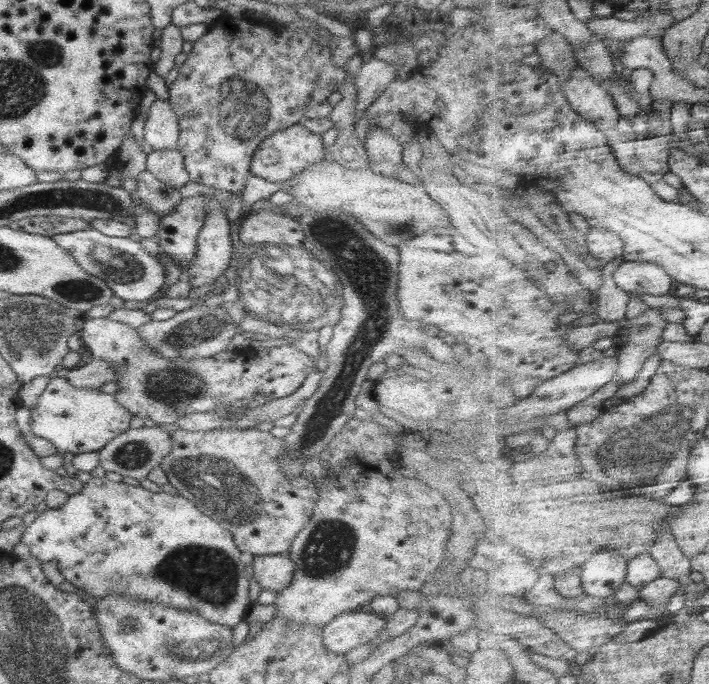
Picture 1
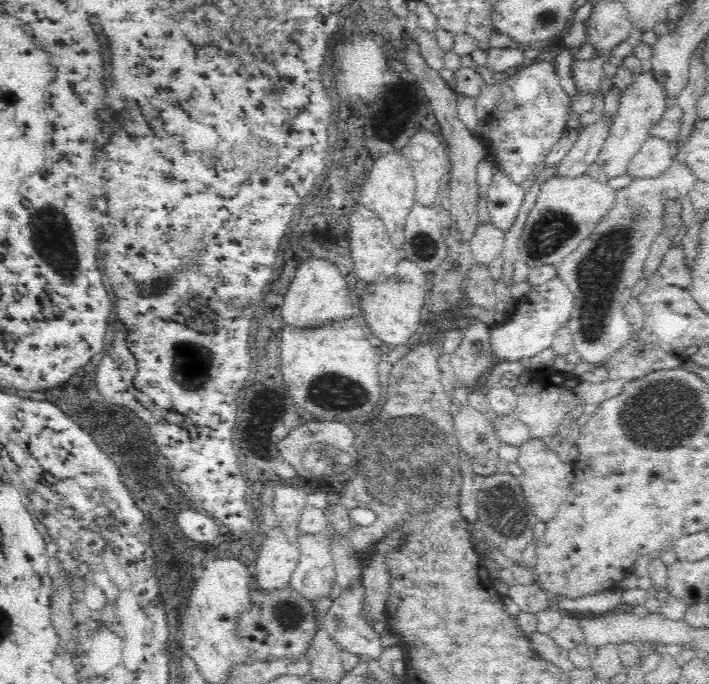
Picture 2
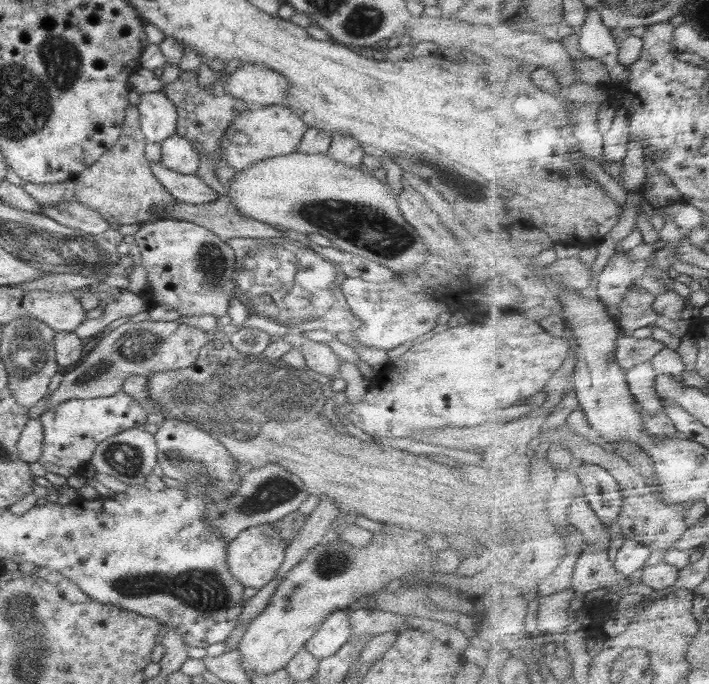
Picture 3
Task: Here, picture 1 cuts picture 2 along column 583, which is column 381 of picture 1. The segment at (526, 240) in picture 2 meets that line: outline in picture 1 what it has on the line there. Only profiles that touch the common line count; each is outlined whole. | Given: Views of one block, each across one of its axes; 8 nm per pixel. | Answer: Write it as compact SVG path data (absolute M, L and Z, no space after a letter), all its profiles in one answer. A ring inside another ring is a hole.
M329 157L308 165L296 174L291 179L291 190L287 190L287 193L292 196L291 204L297 205L302 211L322 214L341 211L352 216L370 235L394 248L430 228L442 228L450 224L440 206L428 198L420 186L381 176L371 169L351 170Z

